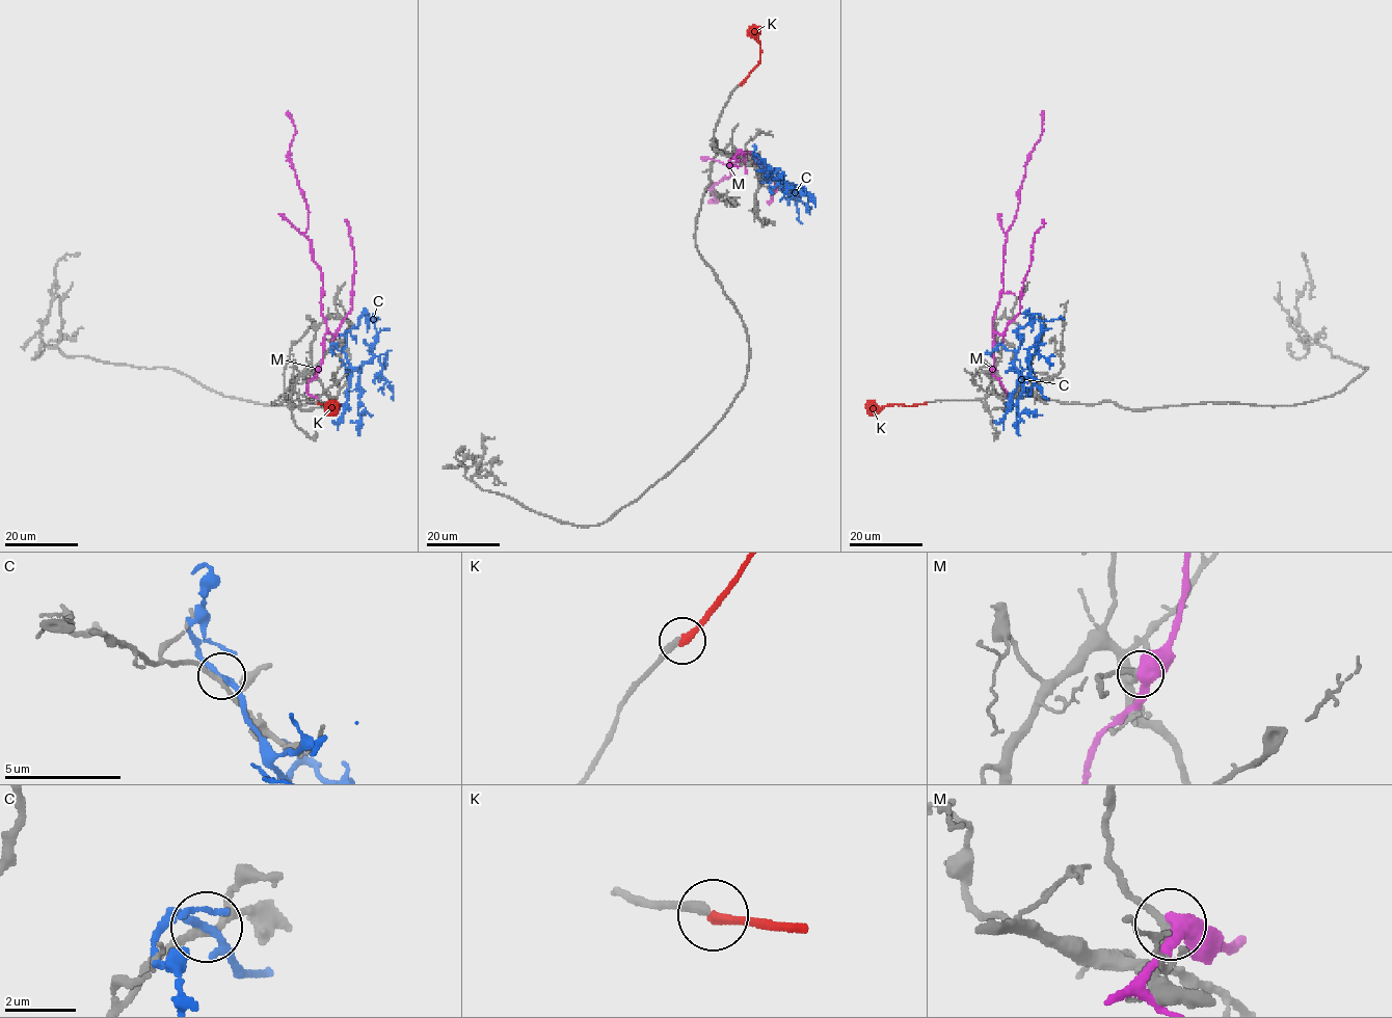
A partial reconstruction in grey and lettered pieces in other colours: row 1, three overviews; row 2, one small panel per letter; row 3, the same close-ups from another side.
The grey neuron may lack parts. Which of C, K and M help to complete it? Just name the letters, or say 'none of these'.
none of these

